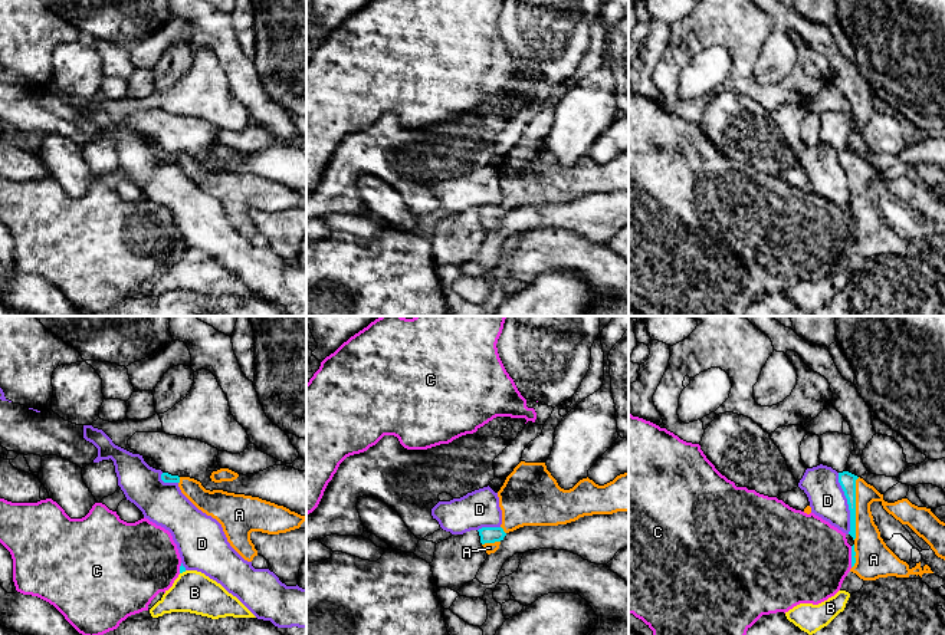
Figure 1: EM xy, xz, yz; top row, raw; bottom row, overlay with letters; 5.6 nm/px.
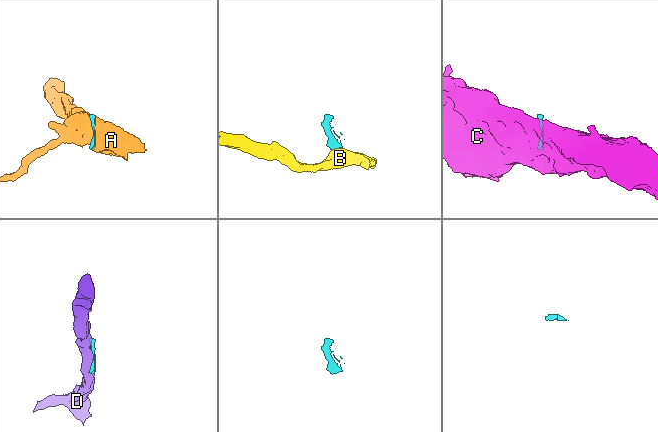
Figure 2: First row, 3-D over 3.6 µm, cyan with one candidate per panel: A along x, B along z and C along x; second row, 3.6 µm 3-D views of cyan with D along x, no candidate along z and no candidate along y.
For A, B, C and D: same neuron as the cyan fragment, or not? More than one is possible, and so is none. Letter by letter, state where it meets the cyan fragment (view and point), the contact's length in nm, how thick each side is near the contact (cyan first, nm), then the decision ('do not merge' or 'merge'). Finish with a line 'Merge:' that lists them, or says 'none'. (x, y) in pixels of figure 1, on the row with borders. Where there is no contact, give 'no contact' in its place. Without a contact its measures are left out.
A: yz (855, 509) | 360 nm | 90/180 nm | merge
B: xy (183, 571) | 40 nm | 30/240 nm | do not merge
C: yz (852, 556) | 120 nm | 30/460 nm | do not merge
D: yz (847, 503) | 360 nm | 90/200 nm | do not merge
Merge: A

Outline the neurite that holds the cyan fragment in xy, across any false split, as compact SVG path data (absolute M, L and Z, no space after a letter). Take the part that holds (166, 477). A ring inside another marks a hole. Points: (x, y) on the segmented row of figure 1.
M161 474L164 483L177 483L181 493L203 513L216 519L230 546L247 562L257 556L250 540L252 532L268 534L286 533L299 529L306 520L283 506L259 497L206 490L200 481L190 477Z

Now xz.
M521 461L506 477L498 497L502 524L478 530L488 555L499 549L509 532L524 526L558 526L584 516L629 511L629 473L604 486L587 477L564 490L545 463Z

